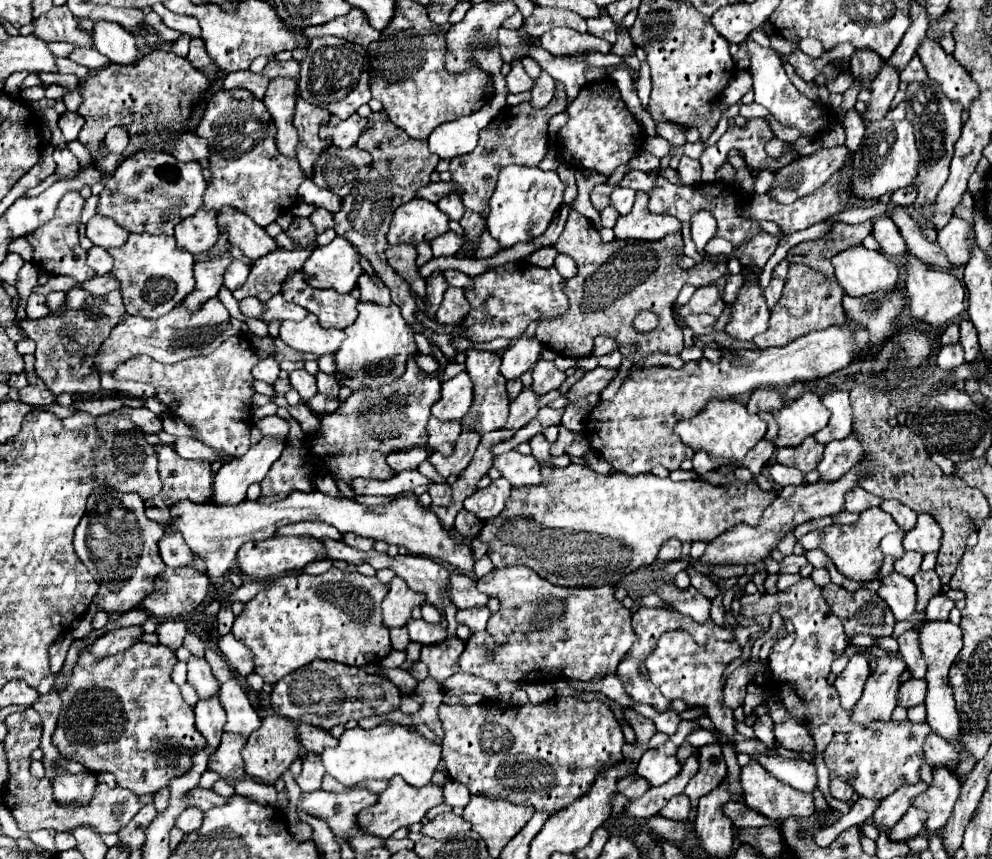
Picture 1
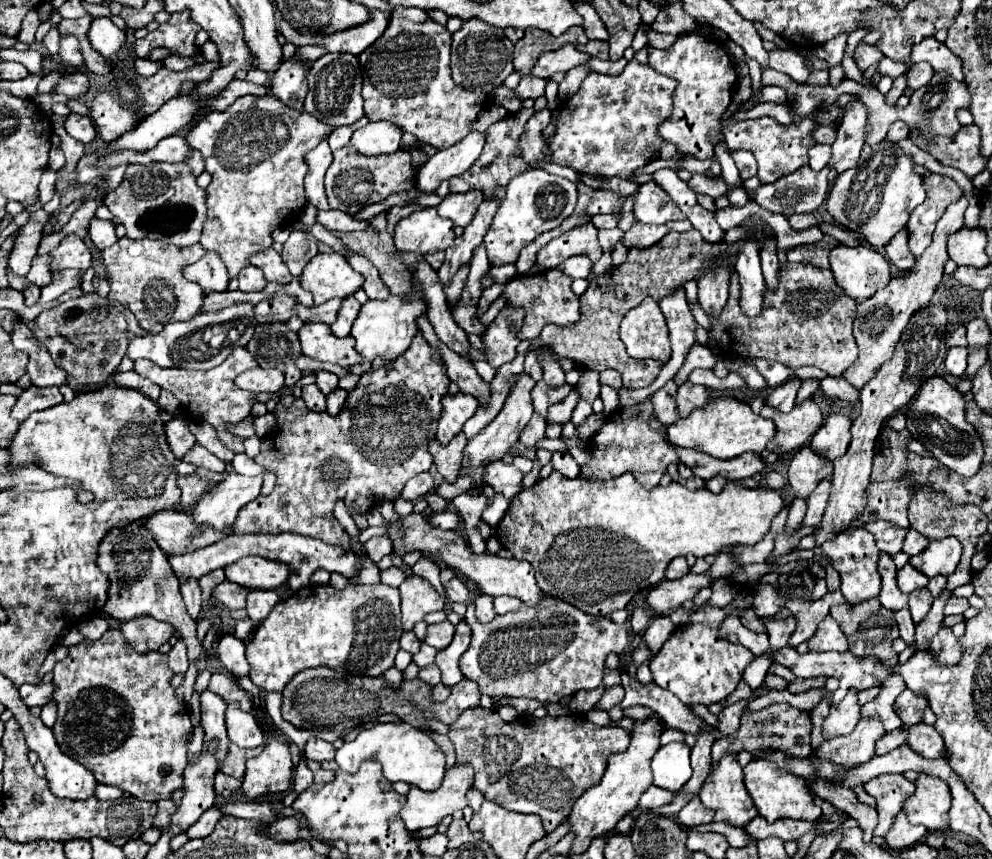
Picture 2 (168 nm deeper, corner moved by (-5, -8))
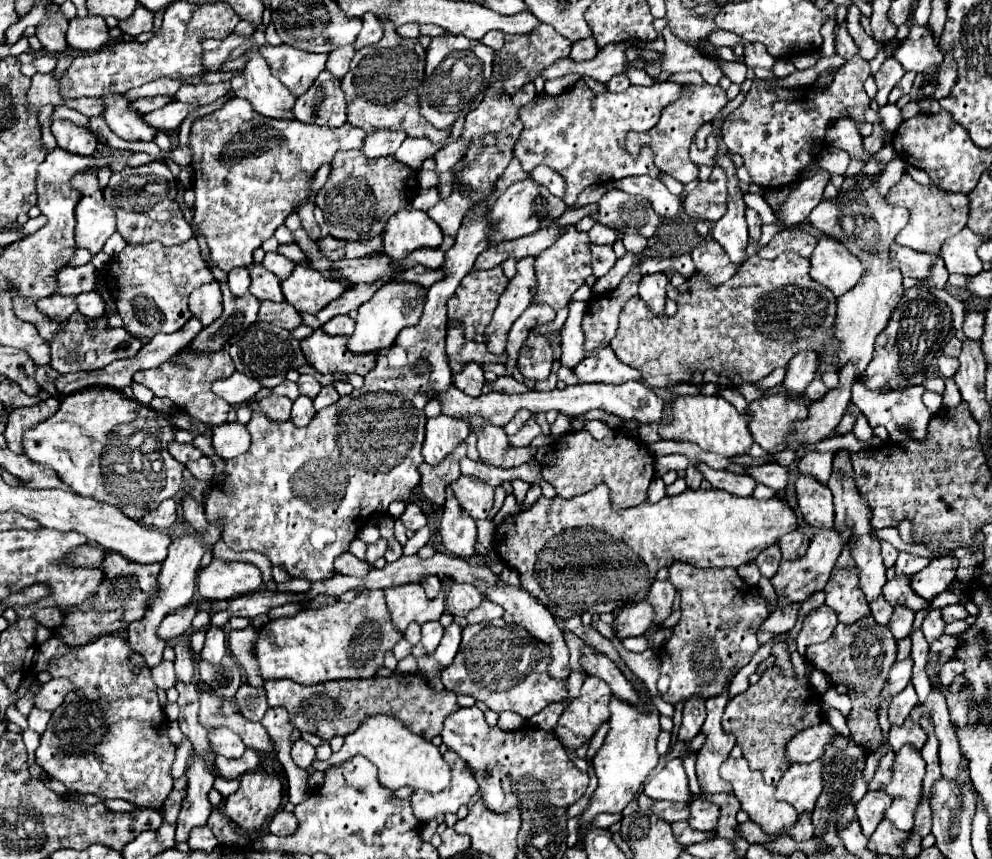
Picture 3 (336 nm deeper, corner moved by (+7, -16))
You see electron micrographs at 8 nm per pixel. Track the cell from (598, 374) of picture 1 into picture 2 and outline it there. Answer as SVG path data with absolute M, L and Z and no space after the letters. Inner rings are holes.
M573 388L571 394L569 394L563 402L553 404L553 406L549 408L547 422L557 422L557 424L565 424L565 422L569 422L575 406L577 406L577 388Z

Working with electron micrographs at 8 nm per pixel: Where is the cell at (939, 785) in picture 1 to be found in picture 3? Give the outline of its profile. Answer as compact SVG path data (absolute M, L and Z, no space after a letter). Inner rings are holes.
M905 744L893 760L893 776L881 790L893 798L885 816L903 832L911 832L915 820L915 808L921 800L921 784L925 776L925 760L919 748Z

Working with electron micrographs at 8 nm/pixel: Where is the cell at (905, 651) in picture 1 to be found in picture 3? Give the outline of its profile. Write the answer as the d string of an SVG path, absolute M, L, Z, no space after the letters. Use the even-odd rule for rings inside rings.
M879 596L879 598L873 600L873 602L869 602L869 608L871 608L871 616L873 616L879 624L887 624L889 618L891 618L891 614L893 614L893 606L891 606L883 596Z

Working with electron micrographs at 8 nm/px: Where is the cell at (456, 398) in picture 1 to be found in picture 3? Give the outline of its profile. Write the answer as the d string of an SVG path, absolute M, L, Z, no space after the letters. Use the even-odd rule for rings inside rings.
M437 416L429 418L425 426L425 442L423 442L423 458L427 464L439 464L457 448L457 444L465 442L469 434L469 422L467 420L457 420L449 416Z

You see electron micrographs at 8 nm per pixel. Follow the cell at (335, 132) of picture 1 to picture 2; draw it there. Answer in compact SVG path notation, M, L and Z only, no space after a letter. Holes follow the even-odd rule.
M369 122L367 126L353 132L349 144L357 148L363 156L379 156L391 154L401 144L401 128L385 122Z

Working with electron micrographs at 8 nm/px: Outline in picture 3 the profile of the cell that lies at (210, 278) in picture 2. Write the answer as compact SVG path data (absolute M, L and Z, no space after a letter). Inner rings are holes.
M213 282L213 284L205 284L205 286L197 288L189 298L189 308L191 308L193 316L201 320L203 328L213 324L213 320L217 316L221 316L221 312L223 312L219 284Z

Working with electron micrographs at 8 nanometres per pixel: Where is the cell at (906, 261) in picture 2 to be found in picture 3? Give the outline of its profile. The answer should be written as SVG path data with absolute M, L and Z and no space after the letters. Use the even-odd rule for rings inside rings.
M893 244L891 246L891 258L901 262L901 272L903 276L913 276L913 278L927 278L931 268L933 268L933 260L937 256L933 254L923 254L923 252L913 252L911 248Z

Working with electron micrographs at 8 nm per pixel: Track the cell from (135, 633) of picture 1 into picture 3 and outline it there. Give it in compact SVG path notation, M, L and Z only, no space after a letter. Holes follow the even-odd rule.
M185 606L185 608L179 608L177 612L169 614L169 616L161 622L161 626L159 626L159 636L161 636L163 640L169 640L169 642L171 642L173 638L189 632L189 630L191 630L191 620L195 618L197 612L199 612L199 610L197 610L195 606Z

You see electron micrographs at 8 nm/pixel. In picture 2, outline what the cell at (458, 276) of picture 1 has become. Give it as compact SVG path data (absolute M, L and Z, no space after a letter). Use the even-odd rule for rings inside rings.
M507 264L507 266L499 266L499 268L491 268L491 276L495 282L505 284L505 280L511 280L517 274L515 264Z

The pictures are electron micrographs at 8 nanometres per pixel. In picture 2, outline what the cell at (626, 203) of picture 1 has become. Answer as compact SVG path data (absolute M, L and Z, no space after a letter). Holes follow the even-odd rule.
M597 214L591 218L591 222L597 228L615 228L619 224L619 218L615 214Z

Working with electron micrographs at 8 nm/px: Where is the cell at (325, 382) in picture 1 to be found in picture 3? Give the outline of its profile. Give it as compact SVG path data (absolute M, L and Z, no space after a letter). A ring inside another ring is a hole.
M303 374L299 380L297 380L297 384L299 384L299 392L303 394L303 396L309 396L311 400L319 394L319 390L321 390L321 384L313 378L313 376L307 376L307 374Z

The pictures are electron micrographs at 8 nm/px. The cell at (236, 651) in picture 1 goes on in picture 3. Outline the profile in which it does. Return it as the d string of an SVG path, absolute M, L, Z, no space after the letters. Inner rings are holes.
M209 626L209 630L205 632L205 646L201 650L201 658L207 660L209 664L219 664L225 654L227 654L227 644L223 630L217 626Z

